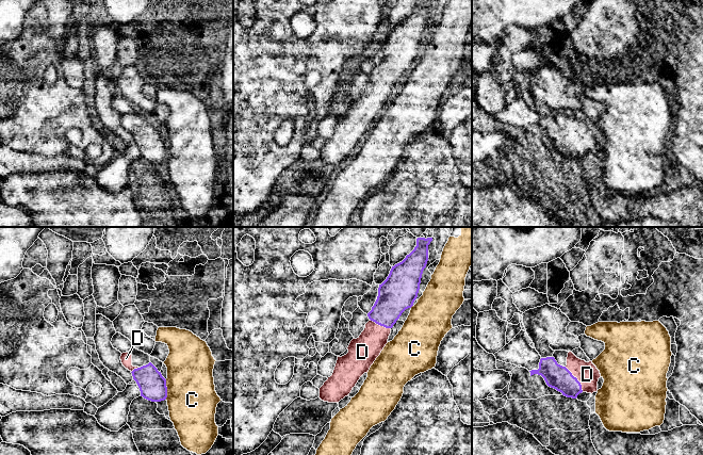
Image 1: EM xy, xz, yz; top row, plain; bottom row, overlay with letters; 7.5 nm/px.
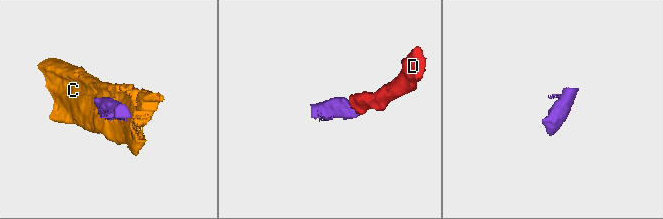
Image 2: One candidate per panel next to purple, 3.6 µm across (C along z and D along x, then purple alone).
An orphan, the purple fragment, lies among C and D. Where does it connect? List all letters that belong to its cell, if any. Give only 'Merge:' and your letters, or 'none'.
Merge: D

